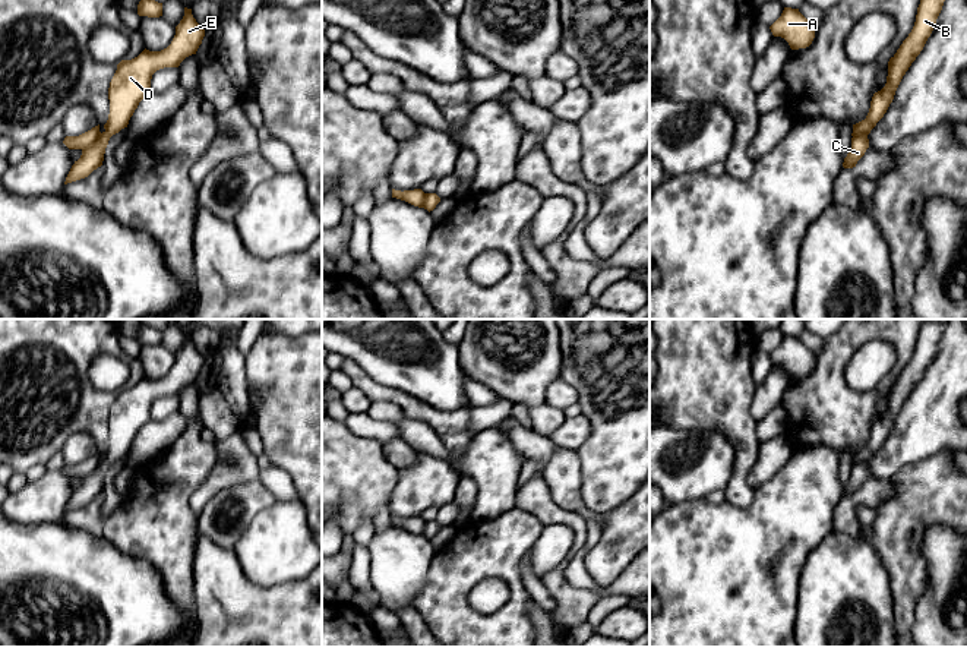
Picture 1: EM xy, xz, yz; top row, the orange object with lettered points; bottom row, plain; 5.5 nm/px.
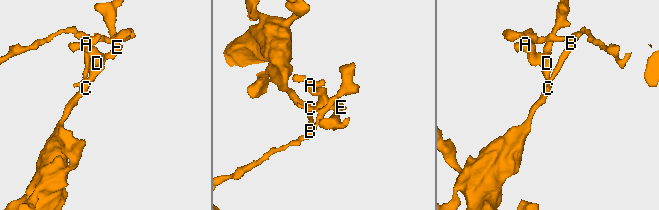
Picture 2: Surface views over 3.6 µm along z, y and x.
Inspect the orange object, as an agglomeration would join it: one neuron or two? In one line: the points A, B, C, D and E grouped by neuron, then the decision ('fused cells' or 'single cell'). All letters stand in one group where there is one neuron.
A C D E / B; fused cells

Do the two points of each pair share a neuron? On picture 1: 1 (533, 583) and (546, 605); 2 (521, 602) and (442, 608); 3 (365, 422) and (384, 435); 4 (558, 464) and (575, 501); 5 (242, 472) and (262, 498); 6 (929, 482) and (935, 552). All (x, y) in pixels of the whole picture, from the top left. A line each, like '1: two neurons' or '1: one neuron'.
1: one neuron
2: one neuron
3: one neuron
4: one neuron
5: two neurons
6: two neurons

